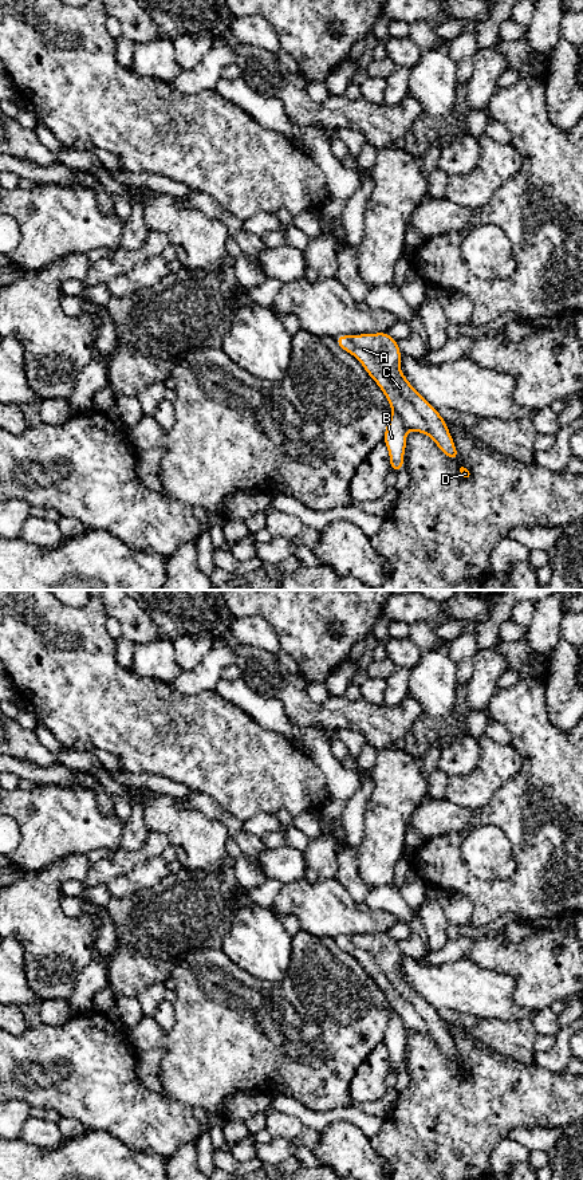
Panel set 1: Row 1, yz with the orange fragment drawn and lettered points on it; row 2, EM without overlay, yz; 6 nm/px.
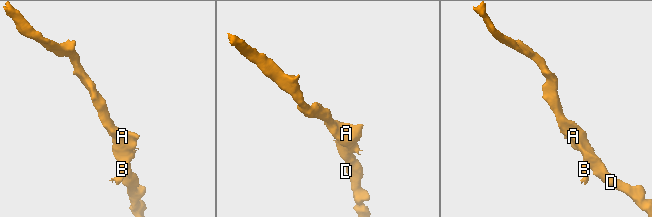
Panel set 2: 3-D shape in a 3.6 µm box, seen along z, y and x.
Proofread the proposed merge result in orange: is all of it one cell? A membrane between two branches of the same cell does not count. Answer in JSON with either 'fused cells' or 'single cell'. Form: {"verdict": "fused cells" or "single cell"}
{"verdict": "fused cells"}

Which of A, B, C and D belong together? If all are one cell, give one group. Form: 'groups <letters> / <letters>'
groups A C D / B

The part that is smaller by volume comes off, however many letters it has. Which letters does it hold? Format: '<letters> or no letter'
B

